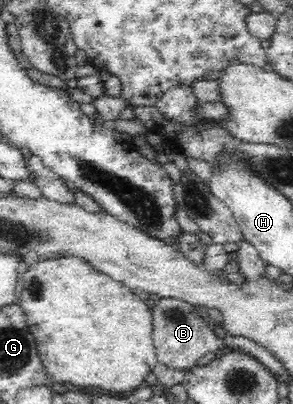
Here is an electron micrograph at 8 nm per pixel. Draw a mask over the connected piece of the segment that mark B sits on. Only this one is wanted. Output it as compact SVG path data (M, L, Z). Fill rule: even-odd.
M156 299L156 303L152 306L152 317L154 327L152 340L155 345L156 359L169 368L188 371L198 365L201 356L225 349L225 341L210 328L195 306L184 300Z

